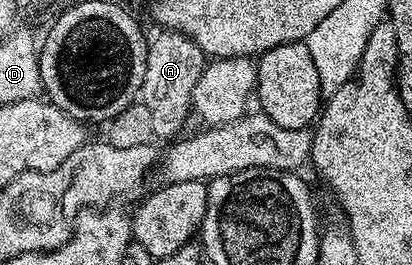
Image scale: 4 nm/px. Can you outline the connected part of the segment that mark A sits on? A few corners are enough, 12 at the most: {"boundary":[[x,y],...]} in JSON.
{"boundary":[[182,33],[149,41],[139,99],[154,138],[190,116],[205,52]]}

